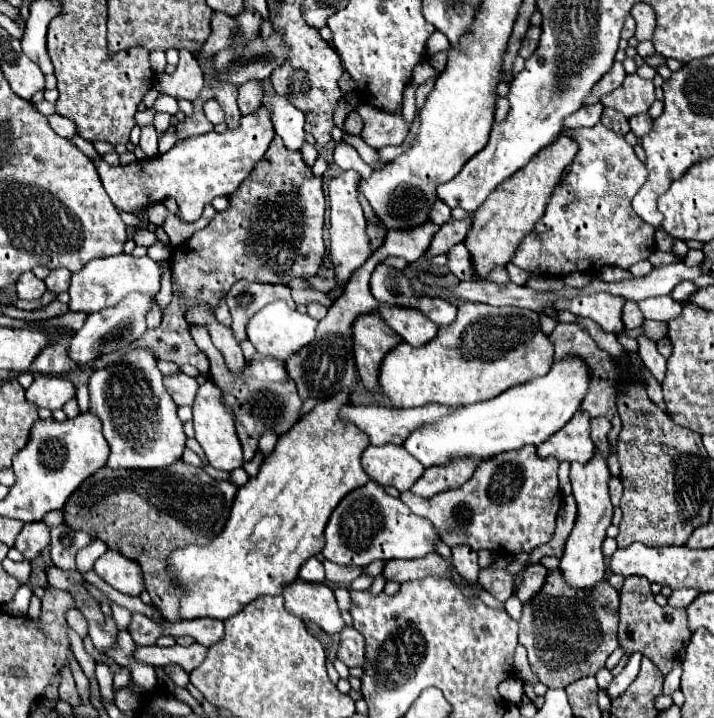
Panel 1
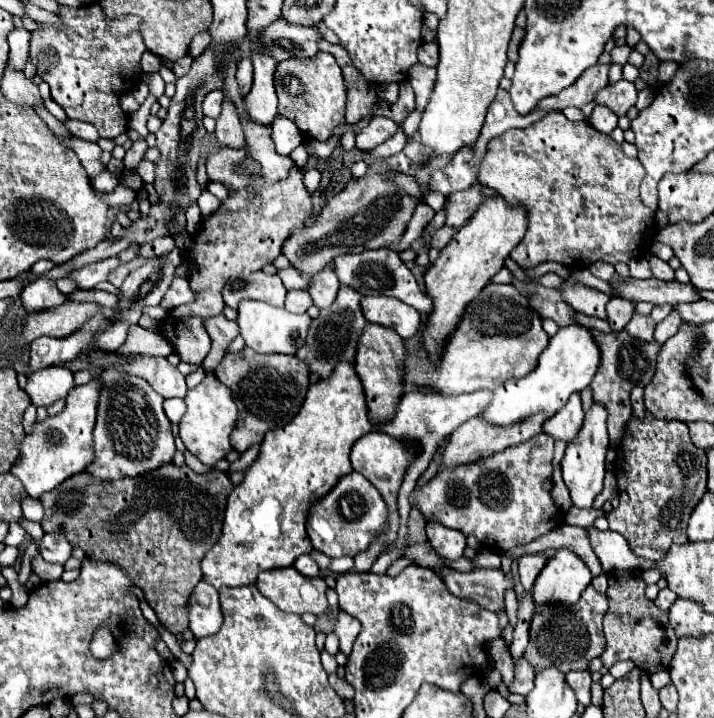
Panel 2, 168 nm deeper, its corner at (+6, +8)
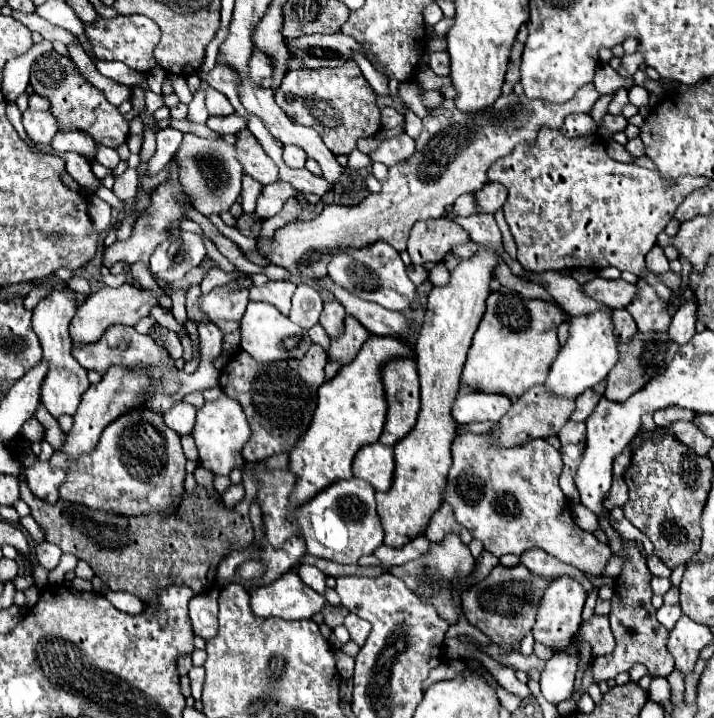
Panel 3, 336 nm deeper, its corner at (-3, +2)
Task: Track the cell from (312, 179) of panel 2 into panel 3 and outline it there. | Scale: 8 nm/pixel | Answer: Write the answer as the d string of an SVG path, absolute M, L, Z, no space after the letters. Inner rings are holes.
M276 181L274 185L268 185L268 187L262 189L262 193L260 193L260 197L258 197L256 215L262 217L262 219L268 219L268 217L276 215L290 197L296 197L296 199L302 197L302 199L306 199L306 201L312 203L312 205L316 205L316 203L320 201L320 197L316 197L316 195L310 195L310 193L306 195L306 193L302 193L302 191L296 191L290 183Z

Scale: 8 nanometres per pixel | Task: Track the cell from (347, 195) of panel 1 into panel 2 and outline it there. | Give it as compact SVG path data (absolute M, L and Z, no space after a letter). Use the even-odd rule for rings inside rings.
M333 269L319 271L309 279L309 295L319 309L329 307L329 303L335 301L337 289L339 289L339 279Z

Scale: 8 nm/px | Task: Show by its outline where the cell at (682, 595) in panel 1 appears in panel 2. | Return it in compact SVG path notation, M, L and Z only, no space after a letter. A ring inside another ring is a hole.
M661 589L659 595L657 595L657 599L655 599L655 605L657 605L659 609L665 609L665 611L667 611L667 609L673 605L675 599L677 599L677 595L673 595L673 591Z

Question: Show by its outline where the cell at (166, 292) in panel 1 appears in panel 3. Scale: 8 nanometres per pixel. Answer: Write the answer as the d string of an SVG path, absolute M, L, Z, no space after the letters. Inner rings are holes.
M54 291L38 303L38 307L34 309L34 319L32 319L34 333L40 337L40 343L44 349L44 361L48 365L48 373L42 381L42 403L50 411L50 415L56 419L60 415L74 415L84 391L90 387L86 369L82 369L82 365L78 365L78 361L70 353L72 341L68 333L68 325L70 325L68 317L72 319L74 313L76 313L76 307L72 299L72 291L66 291L66 293Z

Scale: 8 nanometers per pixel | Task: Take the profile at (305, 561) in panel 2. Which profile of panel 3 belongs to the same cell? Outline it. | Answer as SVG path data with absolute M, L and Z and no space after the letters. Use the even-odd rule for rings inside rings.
M300 565L300 567L298 567L298 577L302 579L304 585L308 585L308 587L312 587L316 593L324 595L326 575L324 575L318 567L314 567L314 565Z

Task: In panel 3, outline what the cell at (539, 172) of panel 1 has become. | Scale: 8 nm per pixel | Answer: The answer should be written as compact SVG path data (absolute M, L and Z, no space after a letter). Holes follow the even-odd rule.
M480 245L480 251L472 259L464 259L452 273L446 287L434 287L428 297L424 323L416 343L416 363L420 375L422 407L414 429L394 445L394 479L388 491L376 491L378 517L382 517L384 545L404 547L408 541L424 535L430 517L444 501L446 475L452 465L450 445L456 437L456 421L452 417L454 397L460 389L460 375L470 349L472 335L486 309L486 297L490 295L490 281L498 253Z

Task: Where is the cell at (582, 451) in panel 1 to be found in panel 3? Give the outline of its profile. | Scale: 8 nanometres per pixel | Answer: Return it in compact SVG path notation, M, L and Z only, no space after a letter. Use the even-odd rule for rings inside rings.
M588 389L588 391L582 393L582 395L578 395L578 399L576 399L576 409L574 409L570 421L586 421L588 415L594 411L596 403L600 401L600 397L602 397L602 395L594 393L592 389Z

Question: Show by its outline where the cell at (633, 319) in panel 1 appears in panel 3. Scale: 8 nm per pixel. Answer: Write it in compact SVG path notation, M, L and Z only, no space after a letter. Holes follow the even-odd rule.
M614 309L614 327L616 327L618 341L622 341L622 343L630 341L634 337L634 333L638 331L632 315L626 309Z

